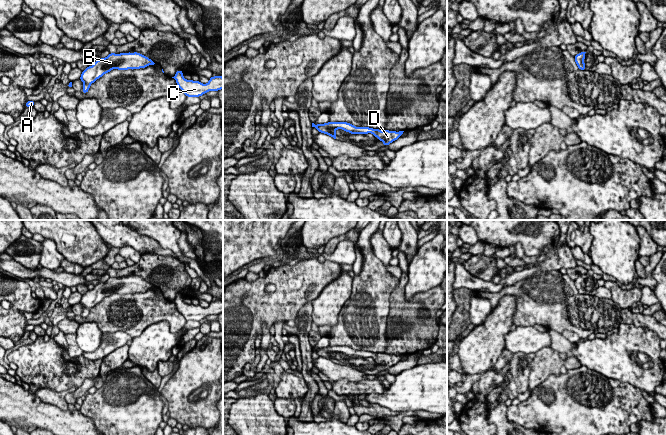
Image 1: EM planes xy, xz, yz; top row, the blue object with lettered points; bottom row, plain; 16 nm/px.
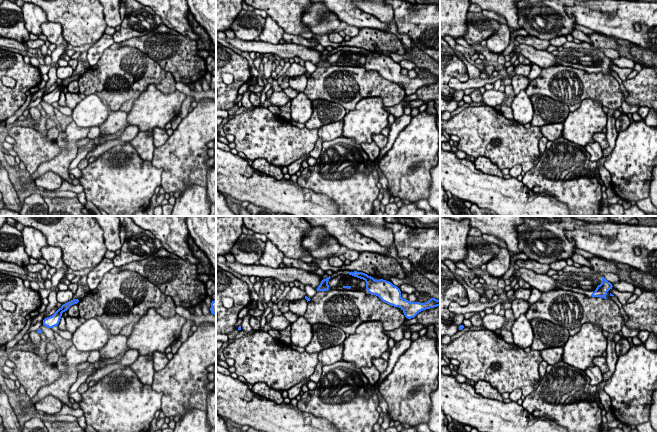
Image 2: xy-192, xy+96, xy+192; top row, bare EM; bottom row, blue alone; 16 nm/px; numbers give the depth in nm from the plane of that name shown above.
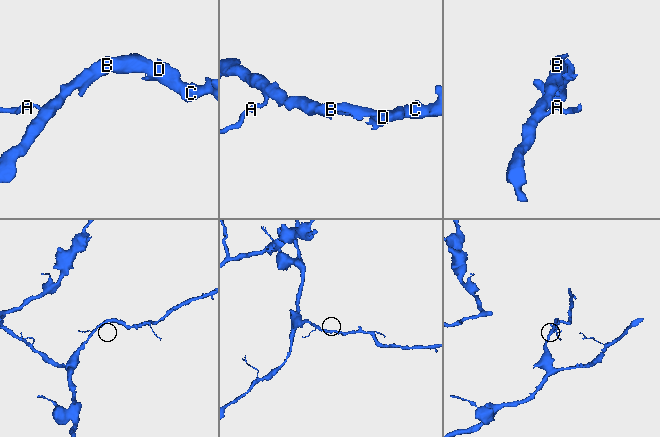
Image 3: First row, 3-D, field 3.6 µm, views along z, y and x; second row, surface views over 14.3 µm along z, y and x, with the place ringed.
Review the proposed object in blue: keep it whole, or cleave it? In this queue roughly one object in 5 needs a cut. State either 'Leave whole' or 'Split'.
Leave whole

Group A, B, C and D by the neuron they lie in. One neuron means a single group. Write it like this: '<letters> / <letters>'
A B C D

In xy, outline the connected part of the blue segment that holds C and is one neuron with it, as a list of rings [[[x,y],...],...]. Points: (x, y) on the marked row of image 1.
[[[177,70],[174,77],[178,87],[184,92],[186,97],[200,97],[209,91],[219,91],[223,89],[223,77],[212,76],[207,84],[200,81],[187,80],[183,77],[183,72]]]

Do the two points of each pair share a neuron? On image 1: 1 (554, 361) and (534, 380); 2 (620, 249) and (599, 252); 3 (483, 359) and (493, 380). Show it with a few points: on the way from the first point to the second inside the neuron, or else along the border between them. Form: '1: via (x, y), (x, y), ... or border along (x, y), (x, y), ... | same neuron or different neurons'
1: via (549, 365), (539, 375) | same neuron
2: via (615, 249), (604, 252) | same neuron
3: border along (490, 368), (486, 371) | different neurons

